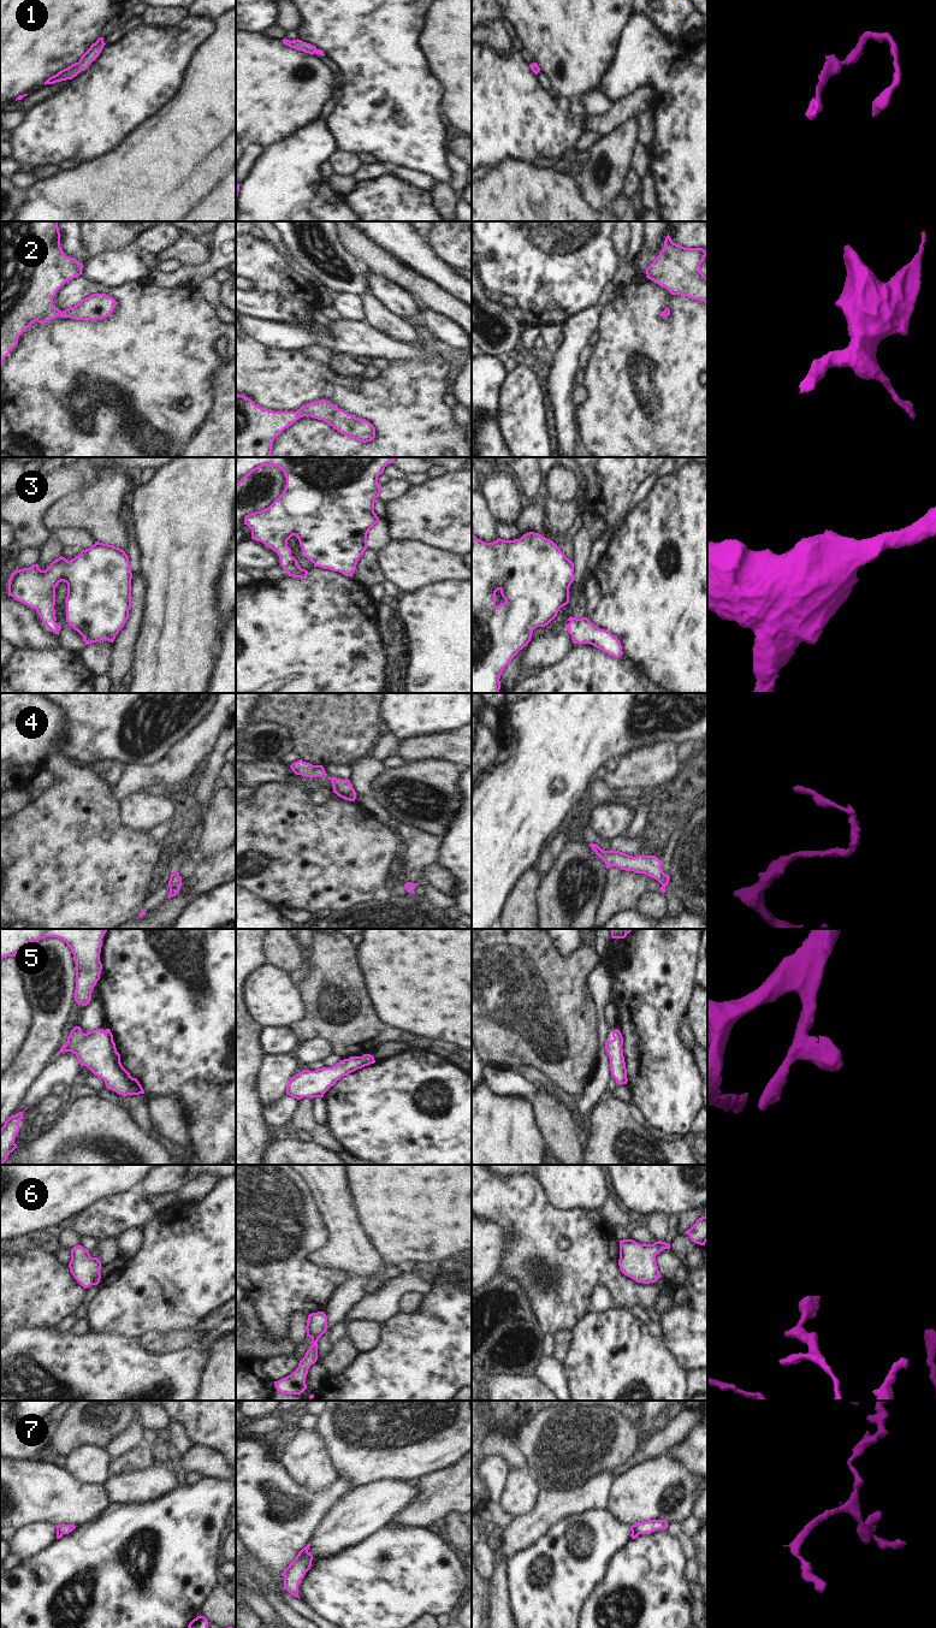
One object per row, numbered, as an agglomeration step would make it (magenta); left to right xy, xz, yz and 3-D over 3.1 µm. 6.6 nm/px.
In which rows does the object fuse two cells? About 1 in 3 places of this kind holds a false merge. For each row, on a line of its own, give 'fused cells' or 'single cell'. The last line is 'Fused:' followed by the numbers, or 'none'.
1: single cell
2: single cell
3: single cell
4: single cell
5: single cell
6: single cell
7: single cell
Fused: none

